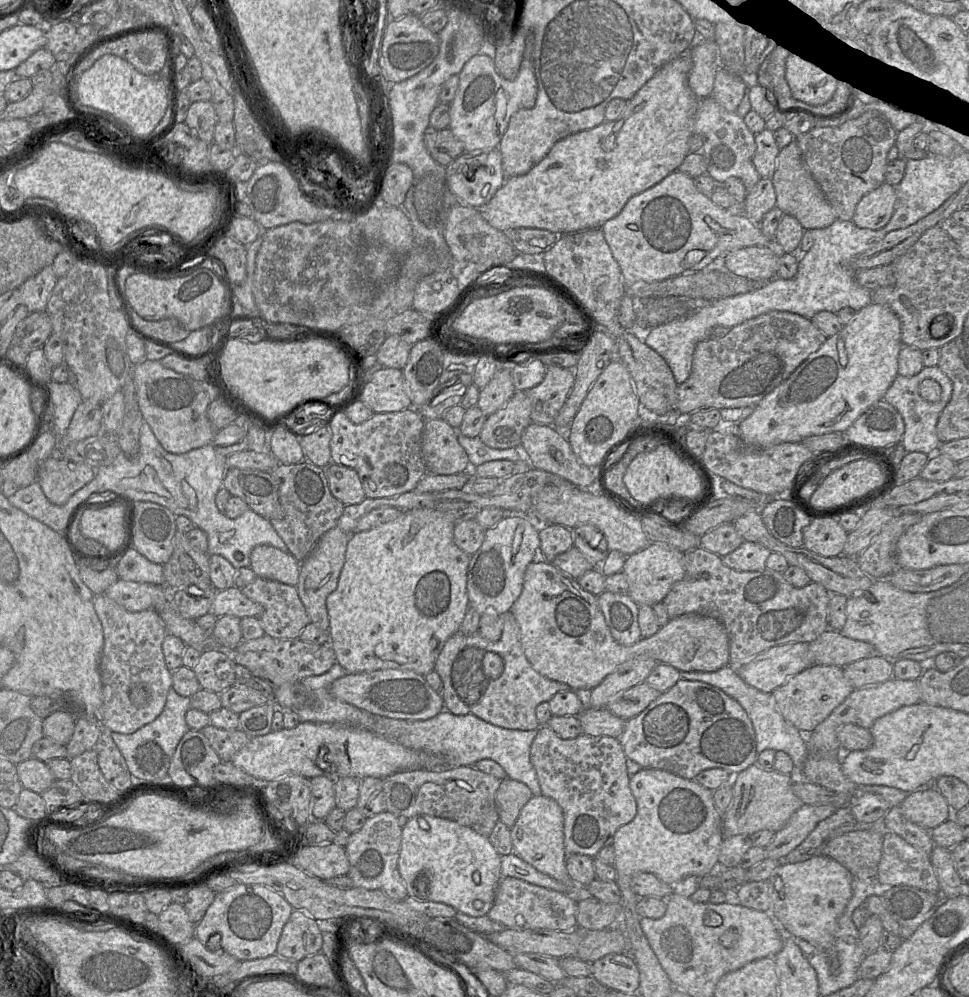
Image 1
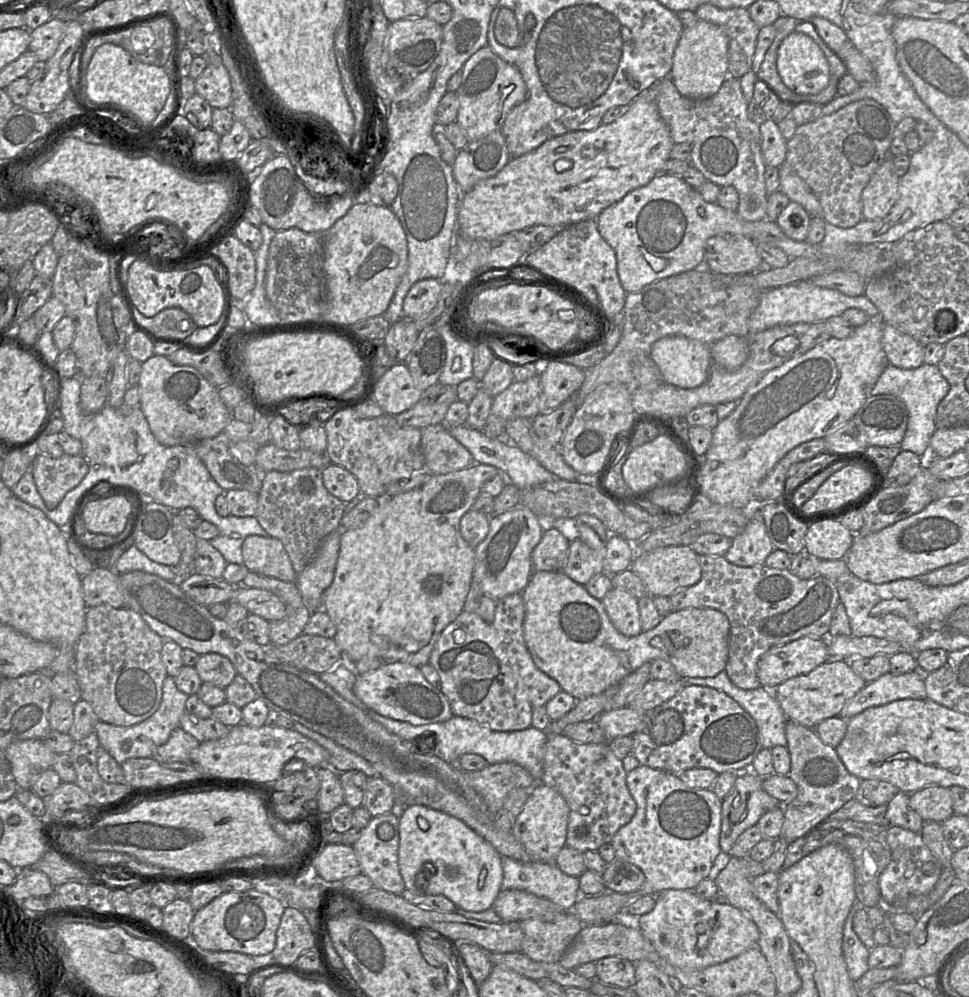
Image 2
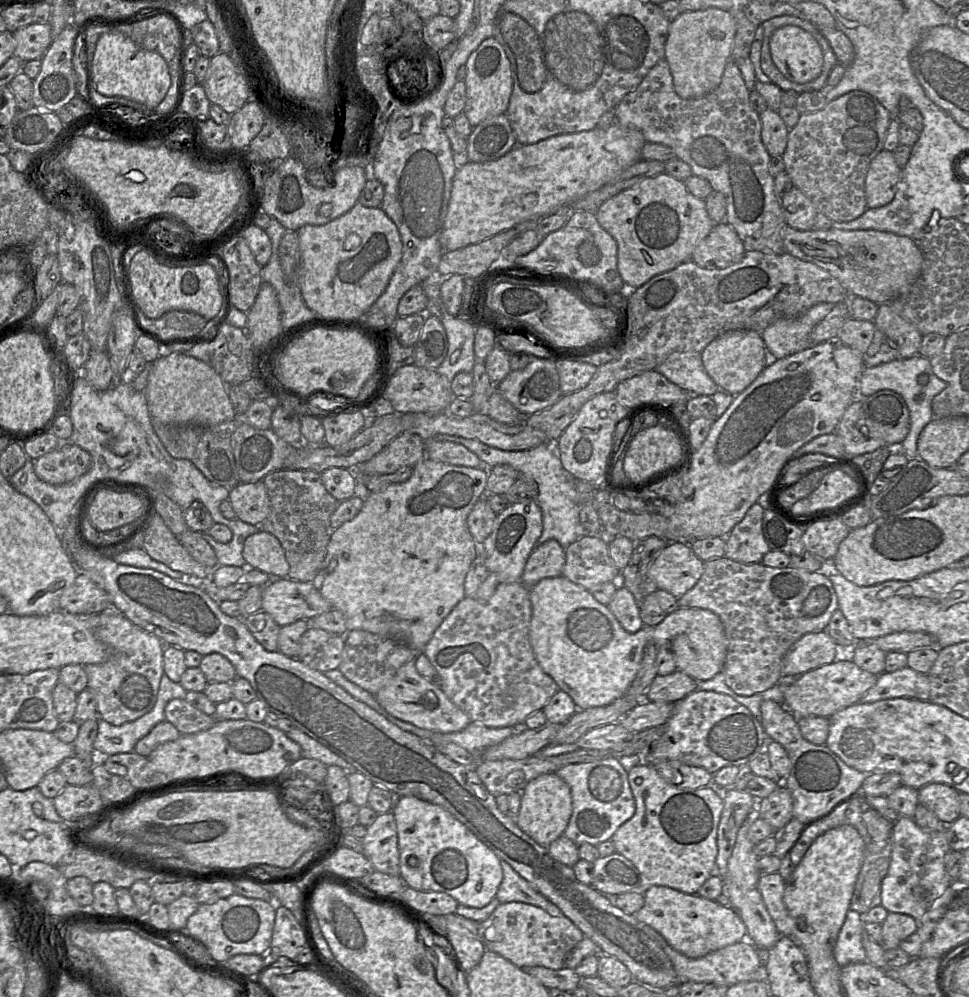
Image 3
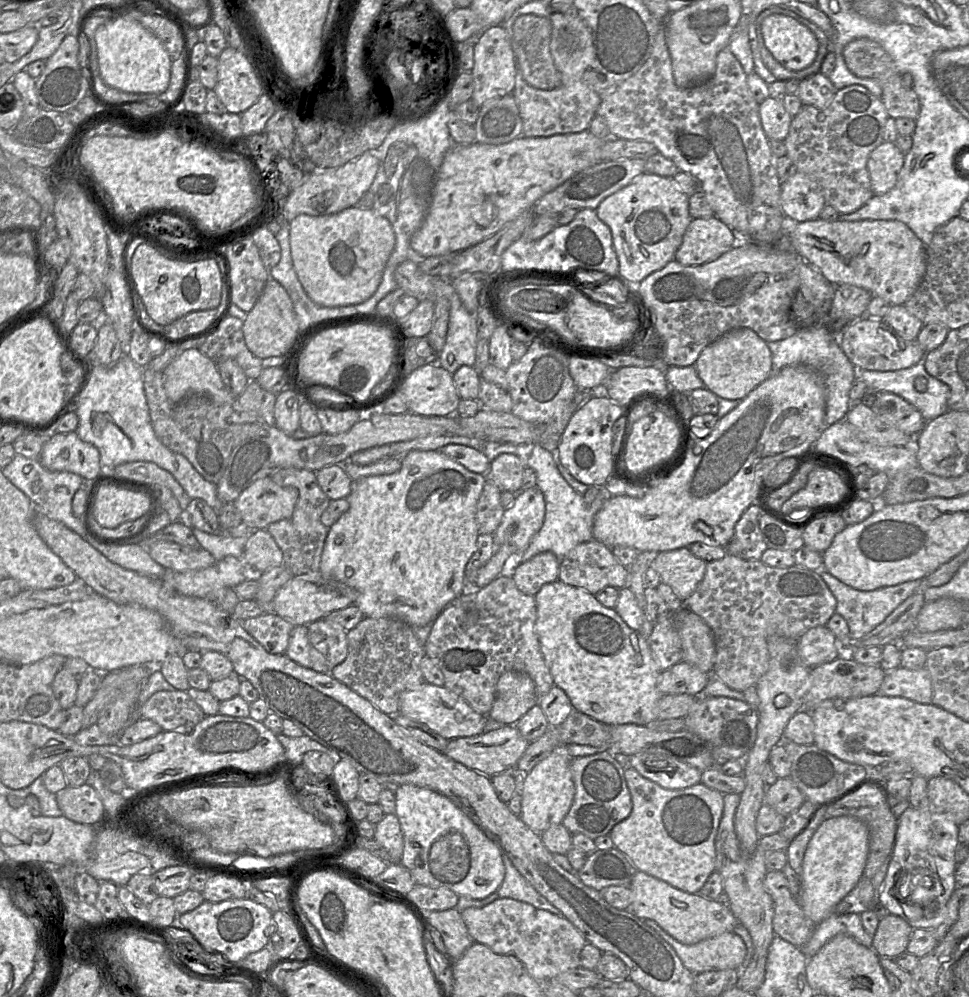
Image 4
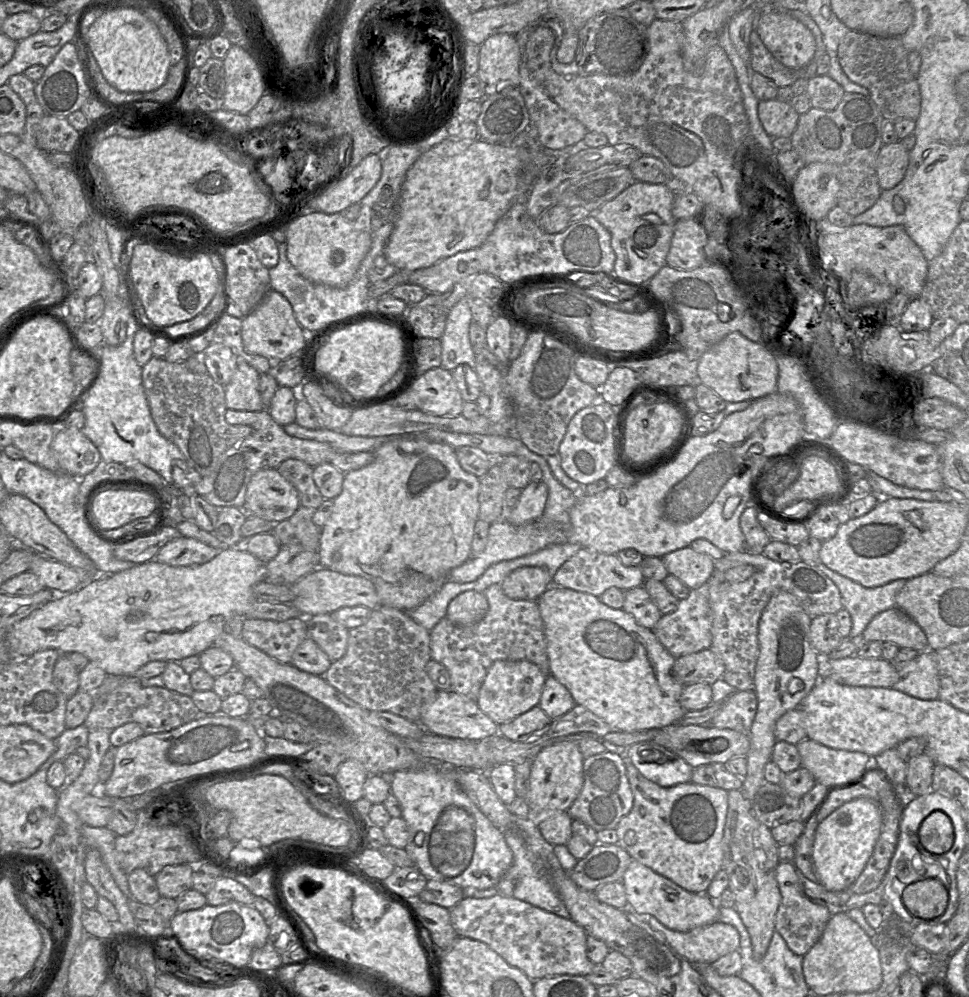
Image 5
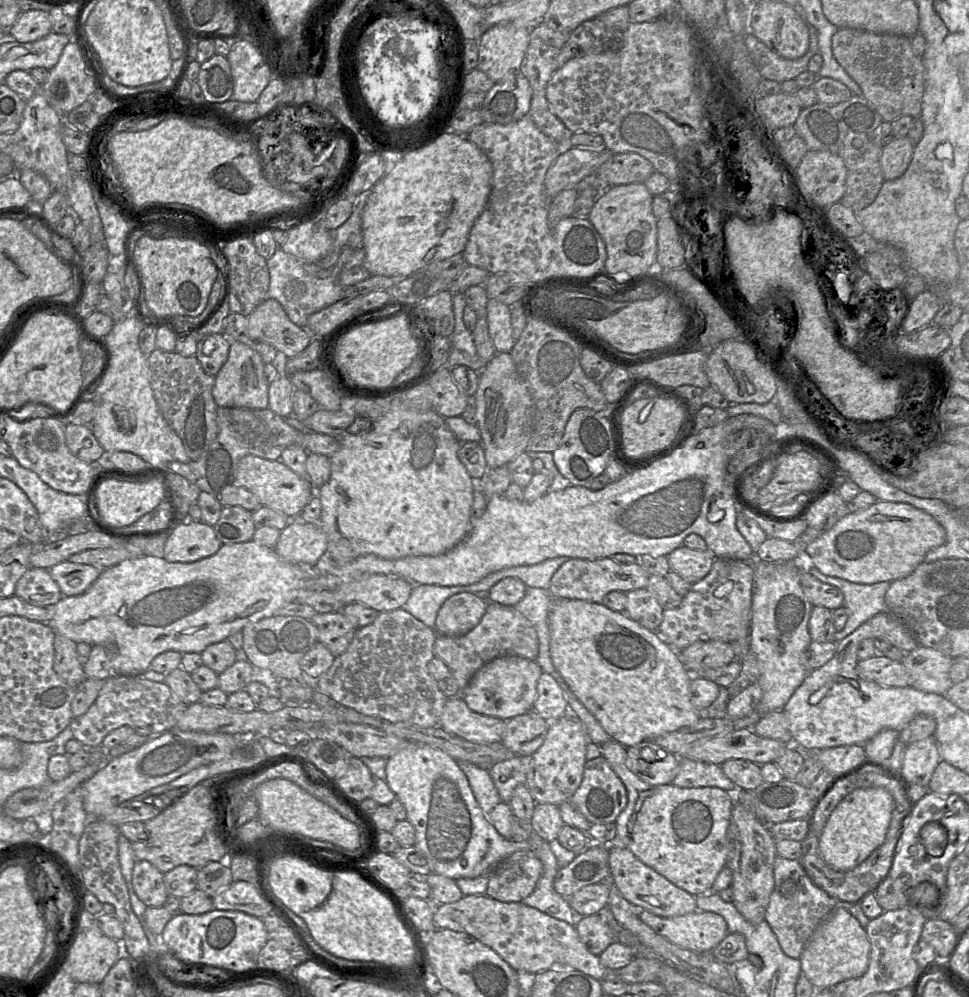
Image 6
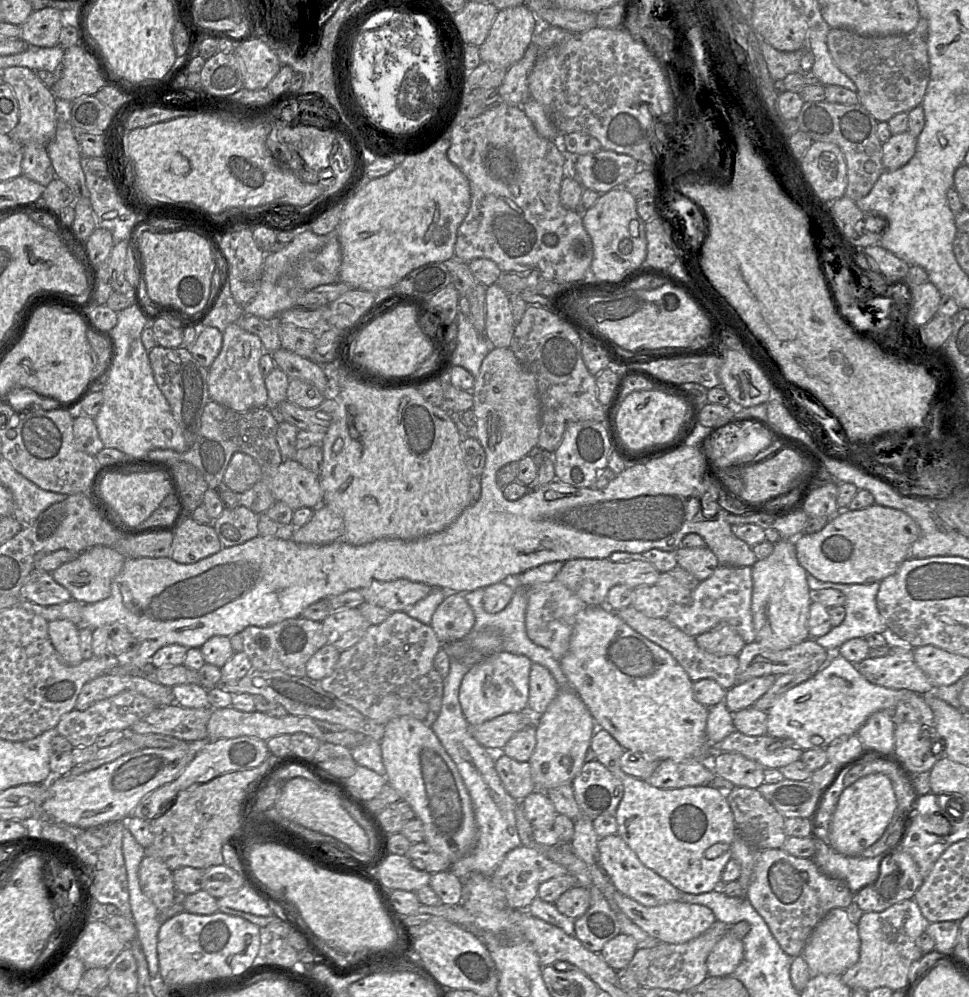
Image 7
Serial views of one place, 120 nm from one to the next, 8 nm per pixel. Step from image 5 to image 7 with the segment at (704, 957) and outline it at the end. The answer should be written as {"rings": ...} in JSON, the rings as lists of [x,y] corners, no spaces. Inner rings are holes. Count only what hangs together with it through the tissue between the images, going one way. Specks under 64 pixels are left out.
{"rings":[[[617,889],[613,896],[620,910],[638,927],[660,943],[682,944],[699,937],[716,921],[714,913],[707,907],[674,901],[654,907],[643,906],[623,895]]]}

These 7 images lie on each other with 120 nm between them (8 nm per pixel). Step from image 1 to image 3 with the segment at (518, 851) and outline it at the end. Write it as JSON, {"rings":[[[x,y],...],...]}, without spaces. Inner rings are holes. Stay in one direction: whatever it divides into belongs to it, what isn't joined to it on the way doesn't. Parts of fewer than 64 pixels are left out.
{"rings":[[[555,772],[532,779],[521,792],[521,806],[514,817],[517,825],[541,846],[548,846],[563,835],[572,813],[572,795],[569,785]]]}

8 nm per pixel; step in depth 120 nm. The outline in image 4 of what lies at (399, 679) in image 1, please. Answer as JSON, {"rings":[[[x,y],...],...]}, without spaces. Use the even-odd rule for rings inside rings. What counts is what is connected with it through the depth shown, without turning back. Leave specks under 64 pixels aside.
{"rings":[[[423,683],[415,690],[404,691],[399,697],[399,713],[426,725],[447,740],[484,733],[488,717],[477,713],[466,701],[446,687],[429,683]]]}

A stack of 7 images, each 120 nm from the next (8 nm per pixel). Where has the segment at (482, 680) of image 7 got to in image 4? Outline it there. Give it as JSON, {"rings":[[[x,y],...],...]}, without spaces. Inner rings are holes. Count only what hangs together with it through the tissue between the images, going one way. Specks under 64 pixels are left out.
{"rings":[[[506,671],[498,679],[495,700],[488,718],[508,725],[515,723],[538,703],[533,680],[519,671]]]}

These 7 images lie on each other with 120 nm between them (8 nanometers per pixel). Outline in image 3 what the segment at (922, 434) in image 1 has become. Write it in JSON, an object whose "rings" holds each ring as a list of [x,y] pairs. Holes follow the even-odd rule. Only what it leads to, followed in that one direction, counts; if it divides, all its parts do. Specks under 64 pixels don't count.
{"rings":[[[918,354],[911,358],[897,358],[893,361],[878,366],[865,368],[859,381],[859,397],[867,398],[881,390],[892,390],[900,394],[904,399],[910,413],[910,430],[904,441],[895,450],[902,452],[912,459],[918,457],[917,442],[924,427],[933,420],[932,401],[936,395],[942,392],[947,383],[939,379],[933,372],[930,359]],[[928,374],[927,385],[918,382],[918,376]]]}

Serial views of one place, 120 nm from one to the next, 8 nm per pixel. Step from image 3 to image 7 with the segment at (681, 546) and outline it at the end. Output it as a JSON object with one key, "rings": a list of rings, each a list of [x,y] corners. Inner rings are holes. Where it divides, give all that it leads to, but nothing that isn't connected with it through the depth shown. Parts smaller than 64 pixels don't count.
{"rings":[[[679,547],[674,551],[678,566],[694,575],[699,581],[710,577],[719,566],[719,561],[713,551],[705,547]]]}

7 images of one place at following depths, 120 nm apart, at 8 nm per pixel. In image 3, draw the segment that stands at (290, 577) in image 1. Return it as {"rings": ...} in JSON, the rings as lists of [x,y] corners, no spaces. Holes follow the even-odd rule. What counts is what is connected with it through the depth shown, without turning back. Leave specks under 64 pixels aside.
{"rings":[[[259,530],[245,539],[243,558],[247,568],[266,573],[272,579],[285,578],[289,564],[279,540],[269,532]]]}

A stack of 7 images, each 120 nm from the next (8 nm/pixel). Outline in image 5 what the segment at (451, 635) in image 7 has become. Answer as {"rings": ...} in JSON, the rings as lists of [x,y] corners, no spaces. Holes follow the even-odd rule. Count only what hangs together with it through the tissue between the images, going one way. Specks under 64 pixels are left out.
{"rings":[[[465,591],[448,604],[446,618],[455,625],[468,626],[484,618],[488,612],[488,601],[482,592]]]}

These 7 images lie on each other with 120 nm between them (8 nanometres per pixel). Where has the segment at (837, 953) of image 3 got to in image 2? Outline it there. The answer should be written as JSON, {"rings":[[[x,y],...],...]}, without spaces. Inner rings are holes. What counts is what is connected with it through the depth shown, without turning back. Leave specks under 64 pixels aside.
{"rings":[[[856,898],[843,929],[842,951],[849,976],[853,981],[860,979],[870,969],[868,964],[870,949],[862,943],[853,929],[853,918],[862,908]]]}

